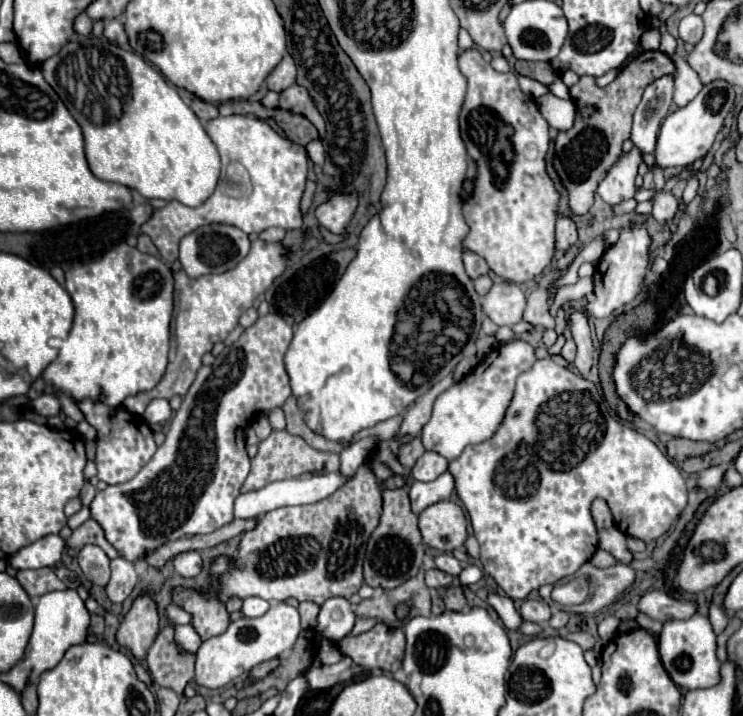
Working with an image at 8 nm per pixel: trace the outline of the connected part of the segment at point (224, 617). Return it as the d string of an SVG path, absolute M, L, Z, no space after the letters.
M174 590L172 598L176 604L182 604L194 616L192 626L202 636L202 640L222 634L228 628L228 612L226 606L206 594L194 594L188 590Z

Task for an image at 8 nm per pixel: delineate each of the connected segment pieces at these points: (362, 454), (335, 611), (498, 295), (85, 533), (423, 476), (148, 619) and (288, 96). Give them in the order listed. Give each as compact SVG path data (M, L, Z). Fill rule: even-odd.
M370 436L370 438L364 438L364 440L354 442L348 448L344 448L340 452L342 458L340 458L340 470L338 470L338 474L344 476L344 478L352 478L356 474L358 466L366 462L366 454L370 452L370 446L374 448L376 442L378 442L378 438Z
M330 598L320 606L316 630L326 638L344 638L356 622L356 614L346 598Z
M500 282L490 288L482 308L494 324L514 326L522 320L526 308L526 294L512 282Z
M88 518L80 528L76 528L72 532L72 536L66 540L66 544L70 546L70 554L78 554L78 550L86 544L96 544L100 546L112 560L118 558L120 554L116 552L116 548L112 548L112 544L108 544L106 536L104 536L104 530L100 528L100 524L96 524L96 520Z
M424 452L412 468L412 478L420 480L420 482L430 482L430 480L438 478L446 468L448 468L448 460L444 460L440 454Z
M150 592L138 596L132 602L128 614L122 618L122 624L116 634L118 644L130 648L138 660L144 660L150 644L158 634L158 622L158 606L150 598Z
M290 86L284 90L284 96L280 96L280 106L282 110L288 110L288 112L294 112L294 114L300 114L304 118L308 118L320 132L320 138L324 138L326 130L324 130L324 118L320 116L320 112L316 110L310 94L306 88L302 86Z

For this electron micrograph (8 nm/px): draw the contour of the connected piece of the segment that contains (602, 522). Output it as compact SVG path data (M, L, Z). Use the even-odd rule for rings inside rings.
M598 498L598 500L592 502L592 518L594 518L598 530L600 530L600 528L610 528L610 526L614 526L614 518L612 518L612 512L610 512L606 500L600 500L600 498Z

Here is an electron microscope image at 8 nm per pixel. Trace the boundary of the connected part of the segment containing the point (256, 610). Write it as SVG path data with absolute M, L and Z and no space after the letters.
M244 598L240 612L242 612L244 618L258 618L258 616L262 616L268 608L270 608L270 602L266 602L266 600L262 600L262 598Z

